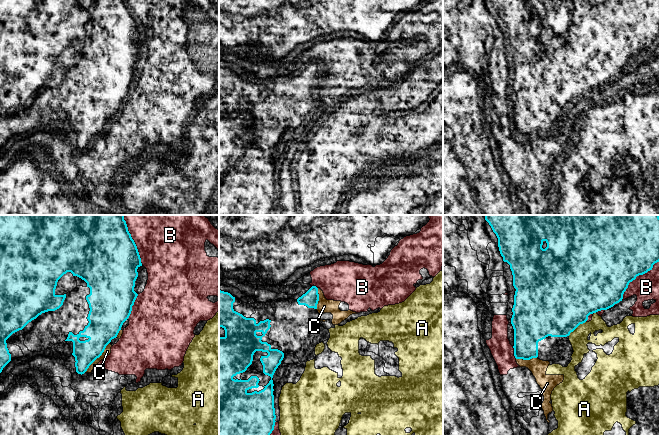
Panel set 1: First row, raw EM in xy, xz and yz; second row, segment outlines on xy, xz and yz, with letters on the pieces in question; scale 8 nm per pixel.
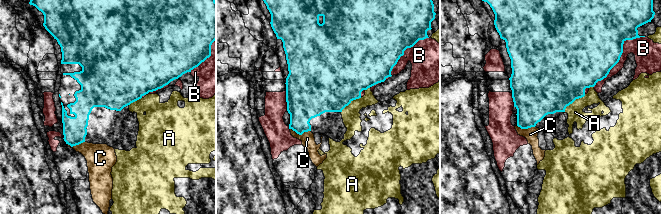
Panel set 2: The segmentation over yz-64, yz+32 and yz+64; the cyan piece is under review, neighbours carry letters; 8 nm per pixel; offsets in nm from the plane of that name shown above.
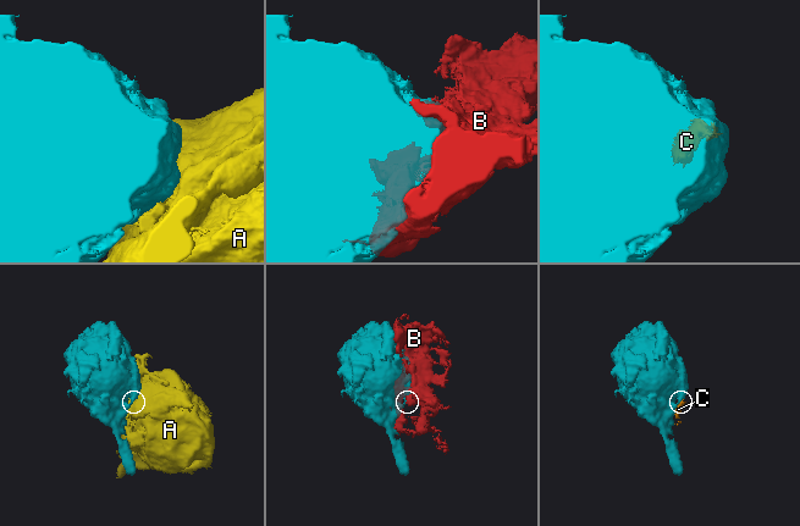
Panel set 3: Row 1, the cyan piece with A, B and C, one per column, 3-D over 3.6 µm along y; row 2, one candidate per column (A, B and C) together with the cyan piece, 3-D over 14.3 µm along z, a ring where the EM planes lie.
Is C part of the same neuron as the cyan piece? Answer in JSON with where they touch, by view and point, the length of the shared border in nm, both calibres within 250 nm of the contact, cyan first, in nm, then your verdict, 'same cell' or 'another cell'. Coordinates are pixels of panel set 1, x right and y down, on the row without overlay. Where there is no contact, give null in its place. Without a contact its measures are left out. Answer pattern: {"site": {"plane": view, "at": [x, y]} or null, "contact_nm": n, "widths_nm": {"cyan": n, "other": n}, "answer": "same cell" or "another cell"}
{"site": {"plane": "xy", "at": [98, 133]}, "contact_nm": 320, "widths_nm": {"cyan": 240, "other": 60}, "answer": "another cell"}

